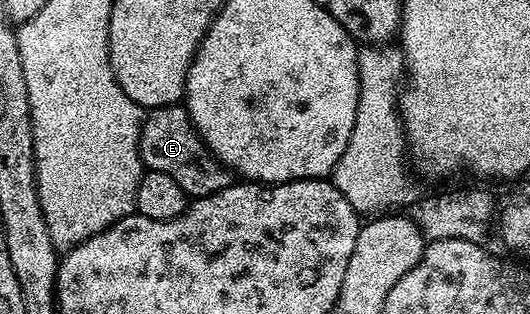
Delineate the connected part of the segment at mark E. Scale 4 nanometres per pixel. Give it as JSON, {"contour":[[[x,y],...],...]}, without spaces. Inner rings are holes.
{"contour":[[[183,104],[160,106],[144,117],[143,125],[139,127],[139,155],[147,170],[173,176],[173,180],[181,184],[181,188],[191,200],[221,192],[221,188],[232,185],[233,182],[232,171],[204,144],[203,137],[195,131],[195,126],[187,114],[187,107]]]}

